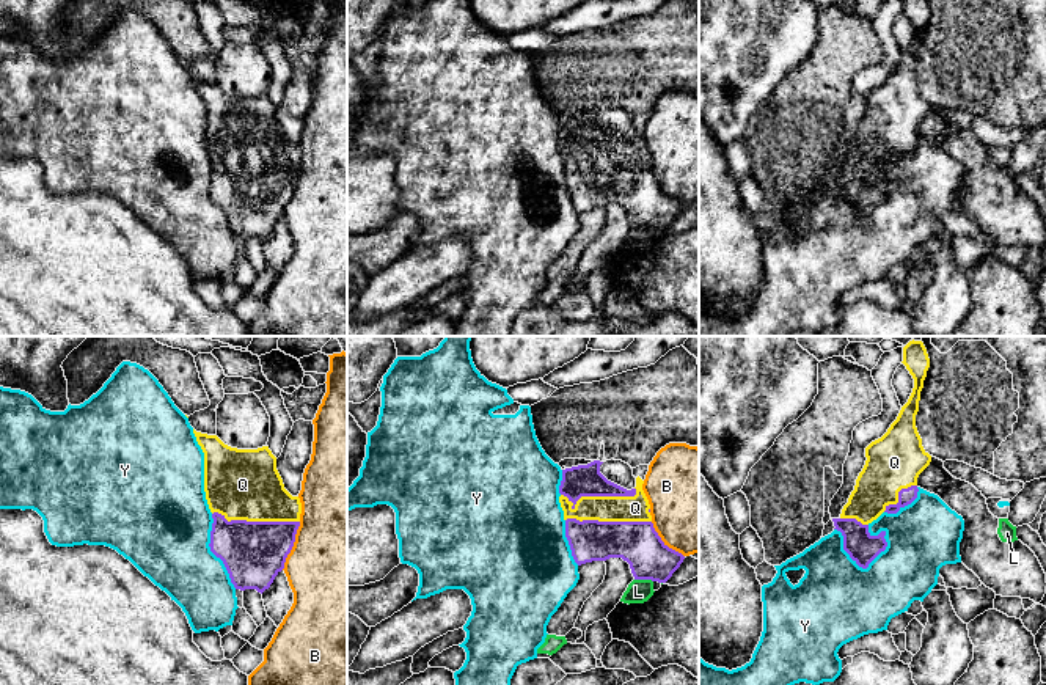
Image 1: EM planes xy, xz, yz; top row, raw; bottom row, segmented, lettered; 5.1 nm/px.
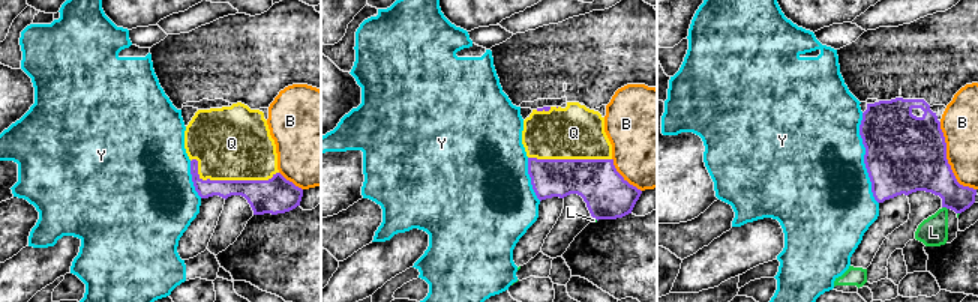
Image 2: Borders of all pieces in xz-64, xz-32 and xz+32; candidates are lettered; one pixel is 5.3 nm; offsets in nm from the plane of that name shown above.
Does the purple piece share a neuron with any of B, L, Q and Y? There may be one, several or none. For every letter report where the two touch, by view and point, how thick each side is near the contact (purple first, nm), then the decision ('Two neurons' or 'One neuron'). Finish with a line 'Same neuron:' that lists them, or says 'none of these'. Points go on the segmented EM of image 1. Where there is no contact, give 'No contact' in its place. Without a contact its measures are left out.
B: Touches purple at xy (292, 545). Thickness 320 nm (purple) against 500 nm. Two neurons
L: Touches purple at xz (644, 578). Thickness 220 nm (purple) against 120 nm. Two neurons
Q: Touches purple at xz (600, 495). Thickness 160 nm (purple) against 130 nm. One neuron
Y: Touches purple at yz (855, 560). Thickness 150 nm (purple) against 420 nm. Two neurons
Same neuron: Q

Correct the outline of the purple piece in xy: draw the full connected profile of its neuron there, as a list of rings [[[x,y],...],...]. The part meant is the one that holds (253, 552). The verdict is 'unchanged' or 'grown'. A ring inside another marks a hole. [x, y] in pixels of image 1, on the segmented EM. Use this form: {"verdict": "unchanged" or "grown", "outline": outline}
{"verdict": "grown", "outline": [[[193,429],[204,452],[204,492],[212,512],[210,551],[220,558],[236,589],[264,592],[284,569],[300,526],[302,503],[292,496],[276,470],[276,457],[269,446],[237,449],[217,435]]]}

